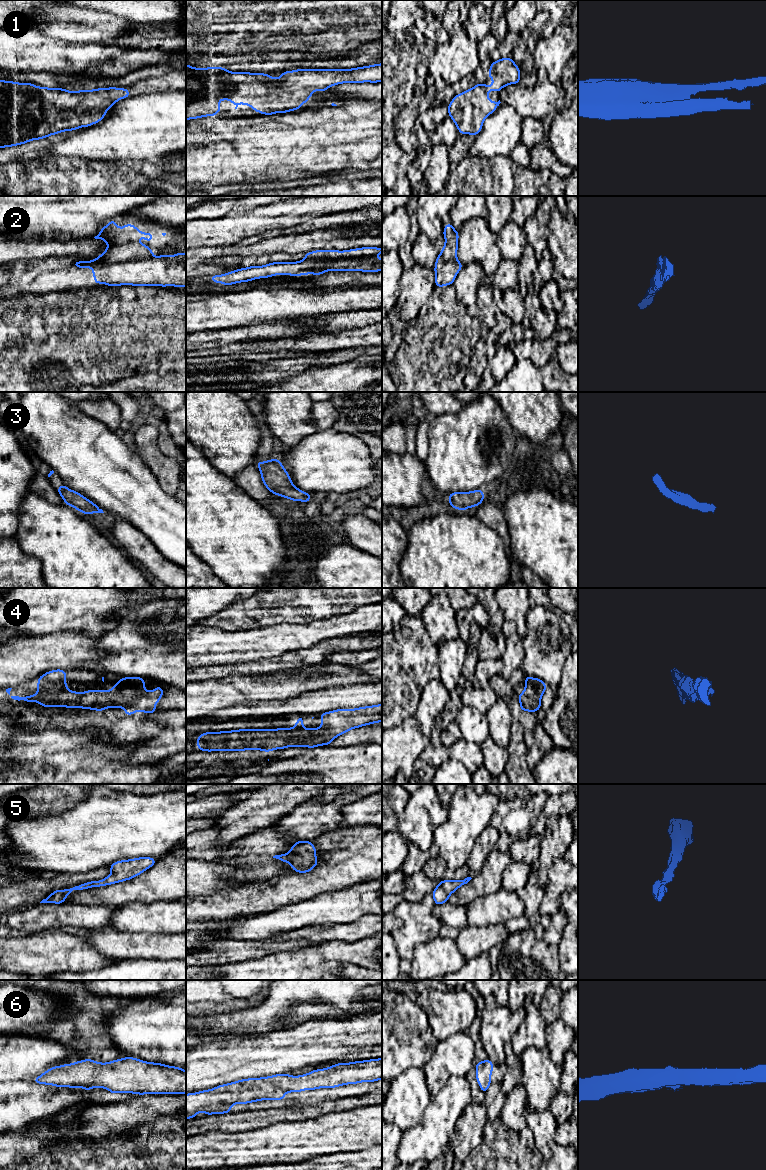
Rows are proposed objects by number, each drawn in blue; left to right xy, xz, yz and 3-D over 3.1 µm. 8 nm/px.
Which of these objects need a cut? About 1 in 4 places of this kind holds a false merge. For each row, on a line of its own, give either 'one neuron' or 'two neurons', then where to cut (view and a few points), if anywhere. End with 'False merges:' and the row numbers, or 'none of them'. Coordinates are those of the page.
1: one neuron; no cut
2: two neurons; cut in xy along (152, 256), (106, 263), (96, 268)
3: one neuron; no cut
4: one neuron; no cut
5: one neuron; no cut
6: one neuron; no cut
False merges: 2

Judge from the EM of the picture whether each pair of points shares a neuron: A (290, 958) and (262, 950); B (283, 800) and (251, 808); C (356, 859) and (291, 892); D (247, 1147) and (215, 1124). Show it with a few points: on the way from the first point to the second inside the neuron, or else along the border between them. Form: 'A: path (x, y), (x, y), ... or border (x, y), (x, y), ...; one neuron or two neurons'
A: border (278, 950), (250, 959); two neurons
B: path (275, 801), (259, 808); one neuron
C: path (340, 866), (330, 875), (307, 885); one neuron
D: border (251, 1129), (235, 1132), (204, 1133); two neurons

